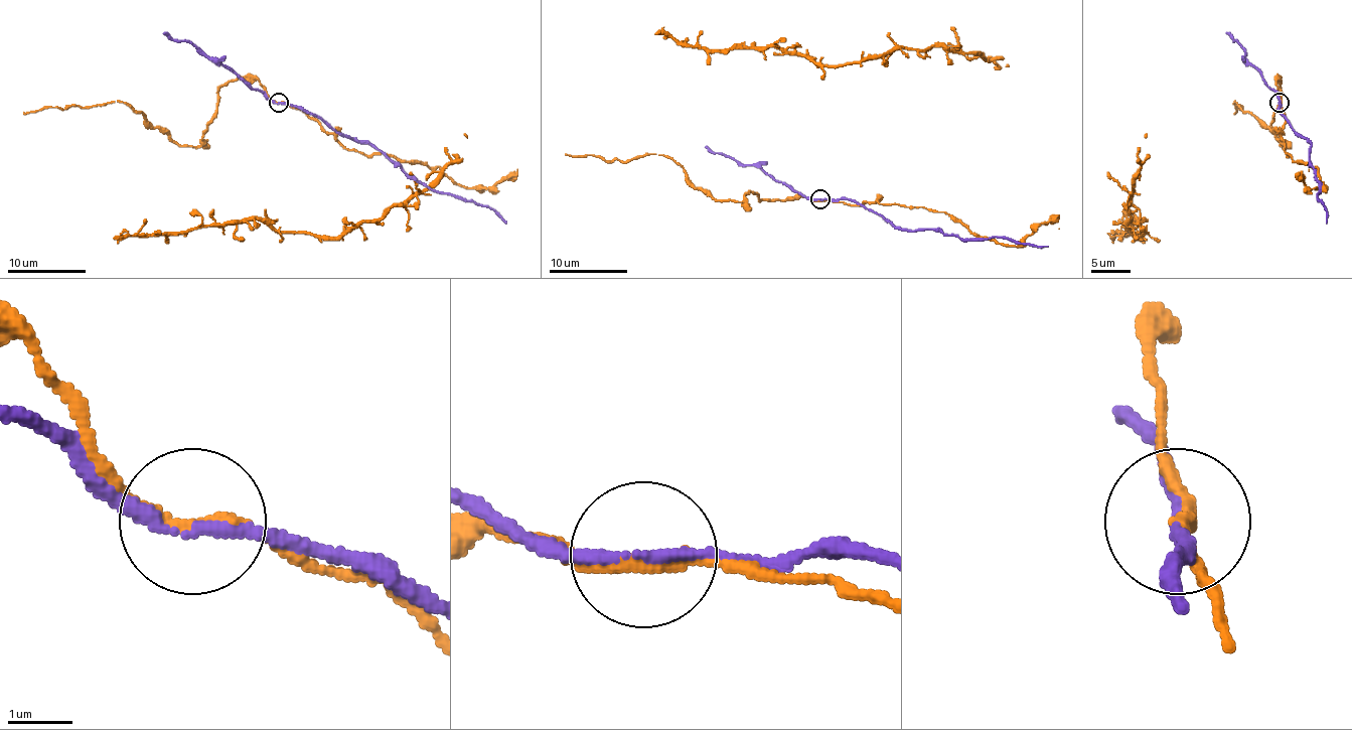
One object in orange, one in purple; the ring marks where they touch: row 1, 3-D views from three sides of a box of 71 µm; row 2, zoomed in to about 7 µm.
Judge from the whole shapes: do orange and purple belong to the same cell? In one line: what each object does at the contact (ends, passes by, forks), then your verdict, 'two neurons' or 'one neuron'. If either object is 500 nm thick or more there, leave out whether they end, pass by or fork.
orange passes by; purple passes by; two neurons

